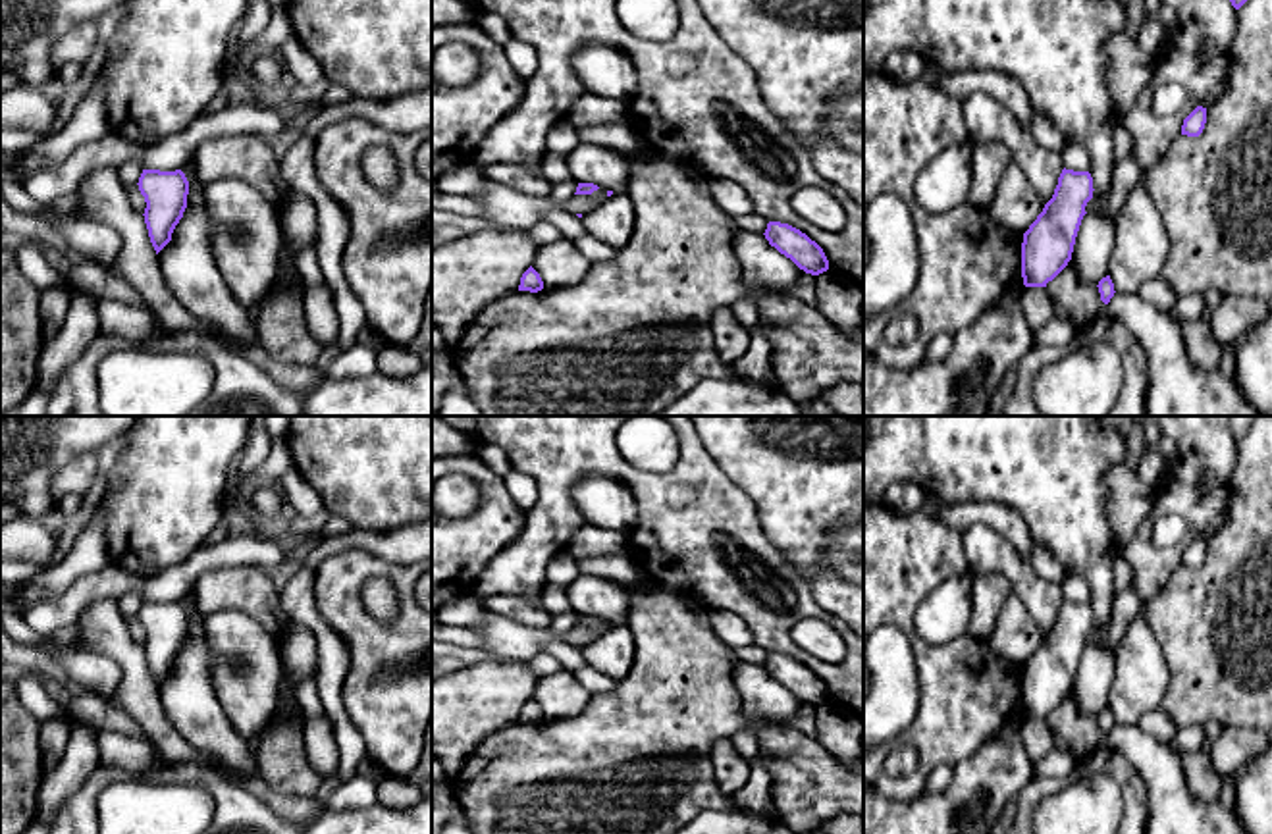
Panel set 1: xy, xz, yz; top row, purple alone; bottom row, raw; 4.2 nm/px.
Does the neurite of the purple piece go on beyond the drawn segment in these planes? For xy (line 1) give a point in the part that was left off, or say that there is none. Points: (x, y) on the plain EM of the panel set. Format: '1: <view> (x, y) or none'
1: none

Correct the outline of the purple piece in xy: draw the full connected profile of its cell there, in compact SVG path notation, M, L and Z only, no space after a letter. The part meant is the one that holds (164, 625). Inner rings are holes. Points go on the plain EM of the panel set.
M143 601L139 622L145 628L145 655L156 686L172 672L172 665L187 639L189 612L181 601Z

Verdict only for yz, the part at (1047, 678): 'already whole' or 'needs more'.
already whole

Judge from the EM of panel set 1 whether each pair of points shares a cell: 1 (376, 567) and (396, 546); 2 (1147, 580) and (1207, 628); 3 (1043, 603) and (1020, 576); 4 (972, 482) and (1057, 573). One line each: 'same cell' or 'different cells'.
1: different cells
2: different cells
3: same cell
4: different cells

